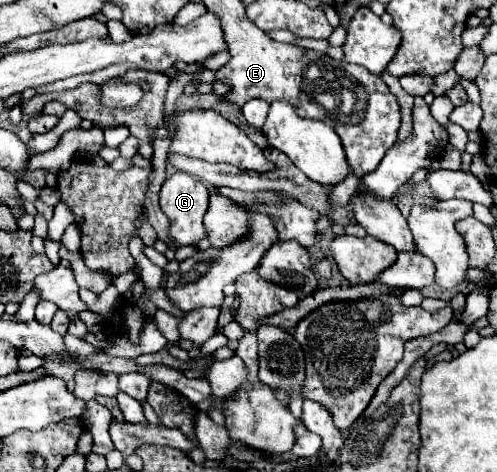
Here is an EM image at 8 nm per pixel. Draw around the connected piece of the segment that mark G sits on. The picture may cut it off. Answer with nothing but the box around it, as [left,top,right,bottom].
[160,171,208,247]

